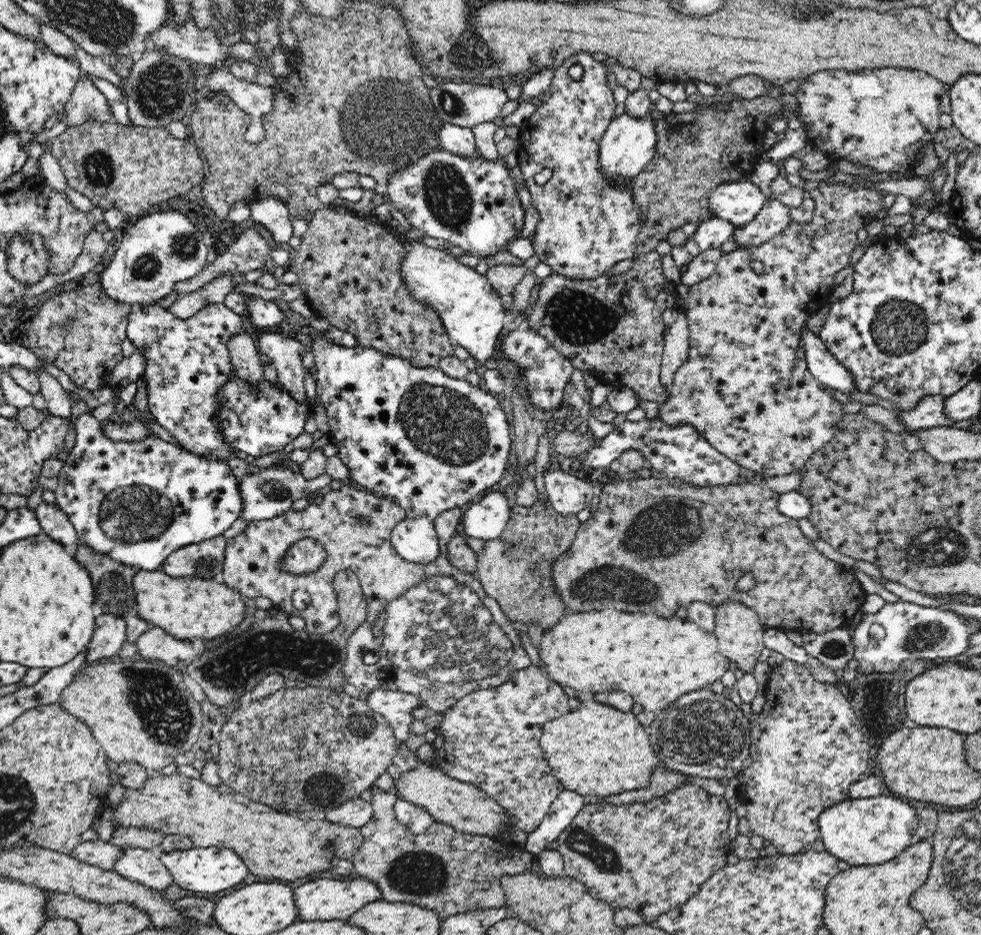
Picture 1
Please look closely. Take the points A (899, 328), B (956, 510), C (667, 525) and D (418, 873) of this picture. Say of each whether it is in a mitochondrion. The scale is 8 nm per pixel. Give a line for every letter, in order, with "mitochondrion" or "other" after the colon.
A: mitochondrion
B: mitochondrion
C: mitochondrion
D: mitochondrion

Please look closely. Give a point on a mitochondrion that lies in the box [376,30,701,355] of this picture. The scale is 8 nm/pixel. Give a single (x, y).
(574, 315)

